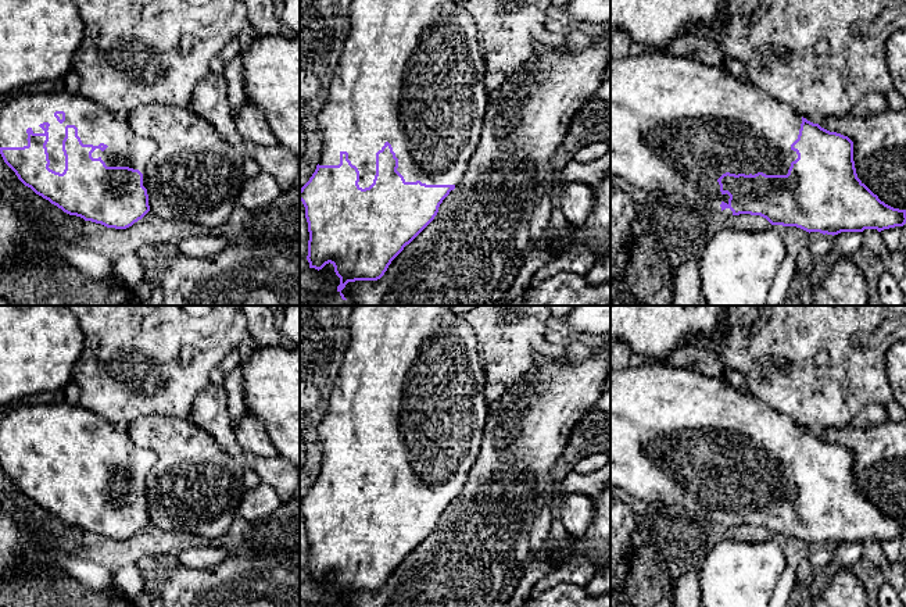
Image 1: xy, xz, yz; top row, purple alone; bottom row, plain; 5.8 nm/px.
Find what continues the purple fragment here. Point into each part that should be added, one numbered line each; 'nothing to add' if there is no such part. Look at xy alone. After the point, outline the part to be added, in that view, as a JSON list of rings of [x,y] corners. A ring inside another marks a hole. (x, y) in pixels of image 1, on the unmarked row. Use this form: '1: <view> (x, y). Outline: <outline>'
1: xy (20, 422). Outline: [[[64,400],[53,404],[8,404],[0,419],[0,458],[28,457],[26,440],[44,444],[39,438],[43,433],[50,435],[46,456],[50,481],[64,483],[65,438],[75,436],[82,454],[97,458],[92,464],[93,469],[100,468],[107,478],[139,481],[146,499],[146,479],[157,463],[157,454],[133,443],[125,428],[112,425],[79,404],[71,406]]]

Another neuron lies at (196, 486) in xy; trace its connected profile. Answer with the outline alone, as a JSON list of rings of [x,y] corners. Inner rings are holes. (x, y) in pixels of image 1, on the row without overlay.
[[[153,414],[135,419],[125,429],[133,443],[157,454],[157,463],[146,479],[150,522],[162,531],[185,531],[205,538],[222,536],[239,517],[246,492],[244,468],[210,432],[189,418]]]

